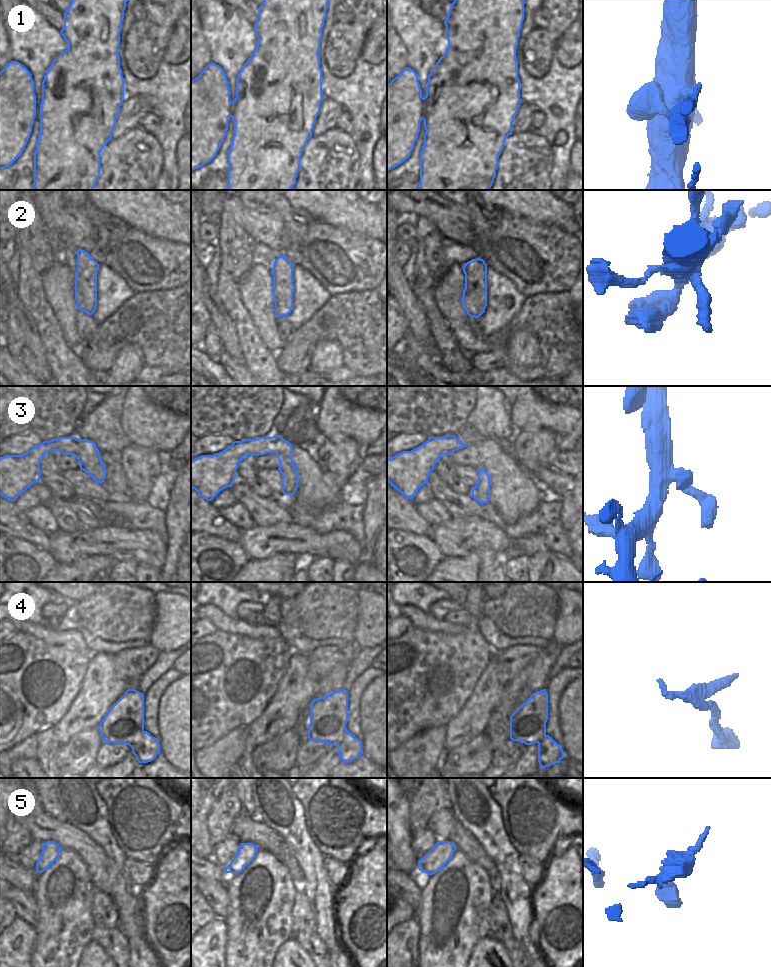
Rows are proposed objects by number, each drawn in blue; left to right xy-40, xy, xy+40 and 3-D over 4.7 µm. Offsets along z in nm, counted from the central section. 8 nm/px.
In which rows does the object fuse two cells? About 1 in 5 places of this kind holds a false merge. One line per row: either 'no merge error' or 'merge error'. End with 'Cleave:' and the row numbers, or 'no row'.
1: no merge error
2: no merge error
3: no merge error
4: merge error
5: no merge error
Cleave: 4

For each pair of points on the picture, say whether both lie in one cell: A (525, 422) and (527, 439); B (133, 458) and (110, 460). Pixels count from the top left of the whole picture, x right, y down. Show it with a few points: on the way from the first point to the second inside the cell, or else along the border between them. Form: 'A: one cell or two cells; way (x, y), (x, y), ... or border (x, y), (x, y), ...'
A: two cells; border (549, 429), (520, 431)
B: two cells; border (119, 455), (119, 463), (127, 481)

